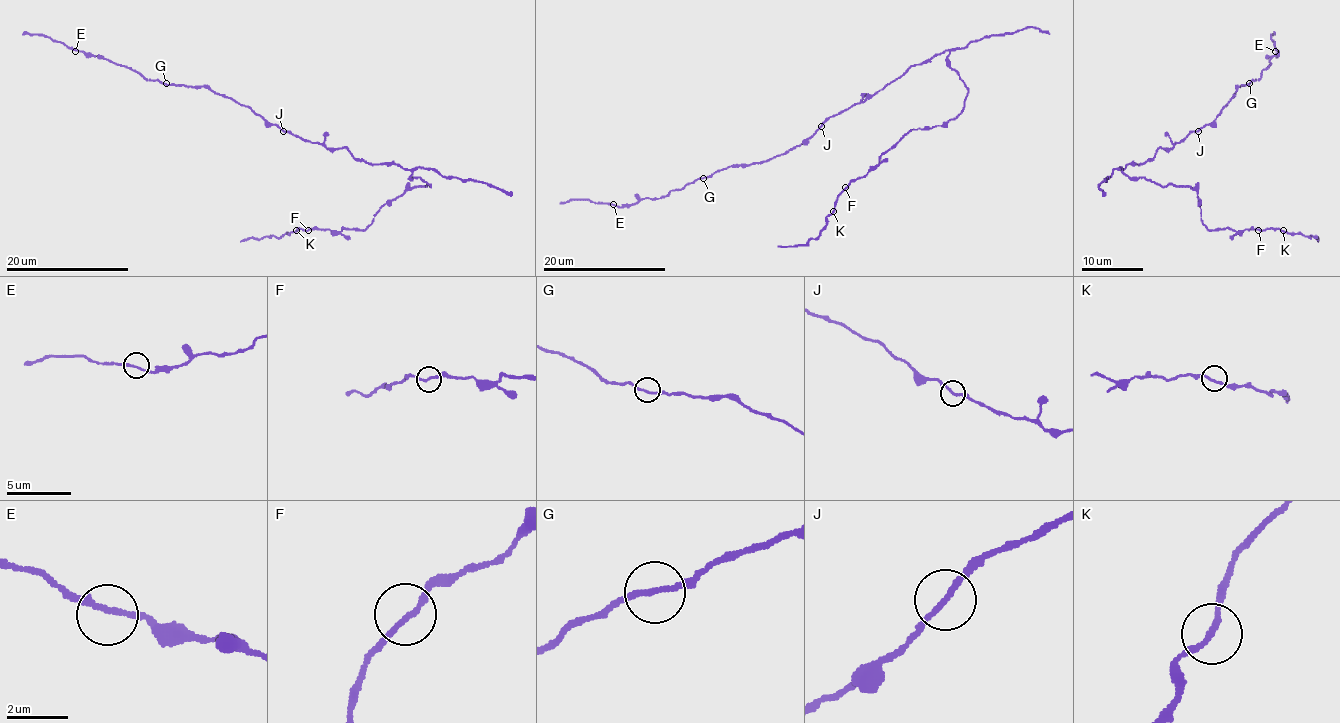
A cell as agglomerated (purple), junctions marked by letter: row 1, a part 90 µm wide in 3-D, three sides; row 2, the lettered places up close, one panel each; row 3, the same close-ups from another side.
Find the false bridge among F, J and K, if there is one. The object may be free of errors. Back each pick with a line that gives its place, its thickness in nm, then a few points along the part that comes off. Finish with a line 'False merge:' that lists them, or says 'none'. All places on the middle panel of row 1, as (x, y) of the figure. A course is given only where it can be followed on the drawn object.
False merge: none

